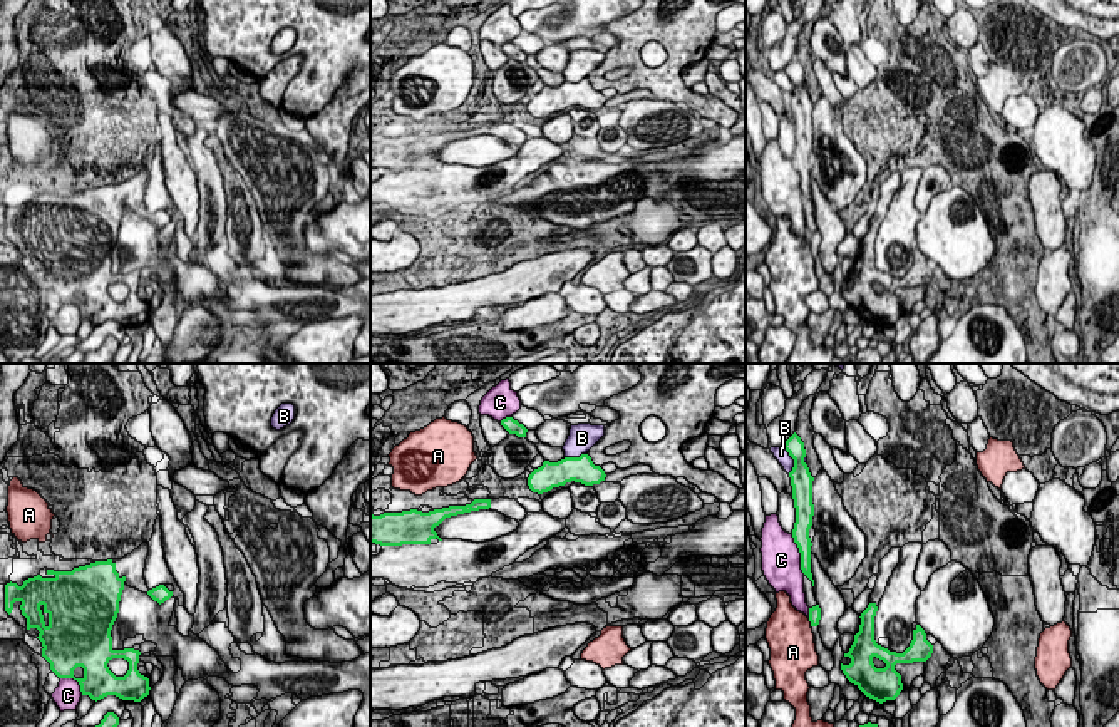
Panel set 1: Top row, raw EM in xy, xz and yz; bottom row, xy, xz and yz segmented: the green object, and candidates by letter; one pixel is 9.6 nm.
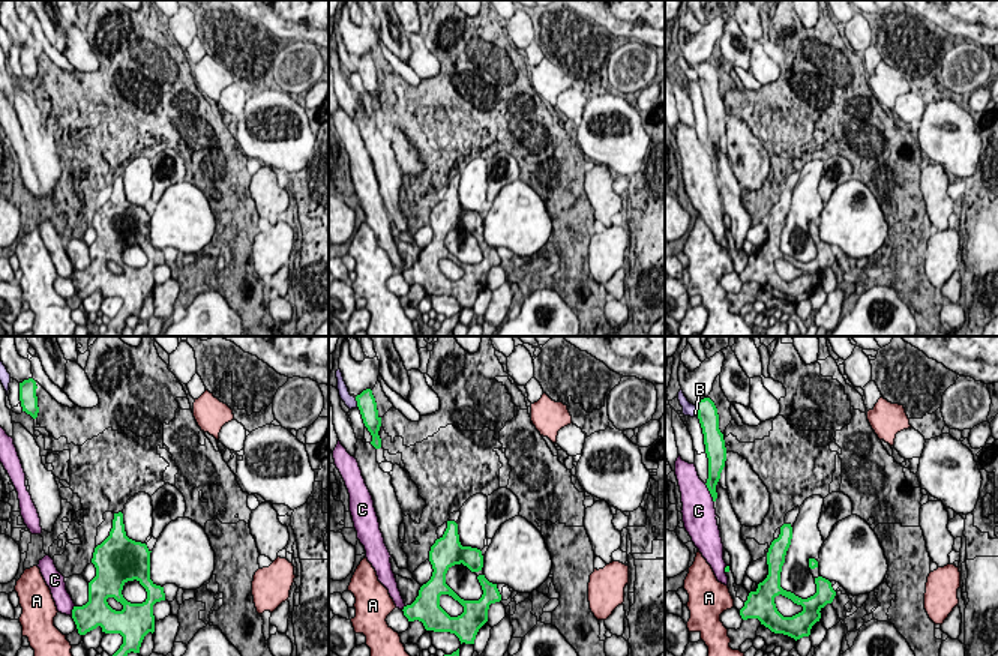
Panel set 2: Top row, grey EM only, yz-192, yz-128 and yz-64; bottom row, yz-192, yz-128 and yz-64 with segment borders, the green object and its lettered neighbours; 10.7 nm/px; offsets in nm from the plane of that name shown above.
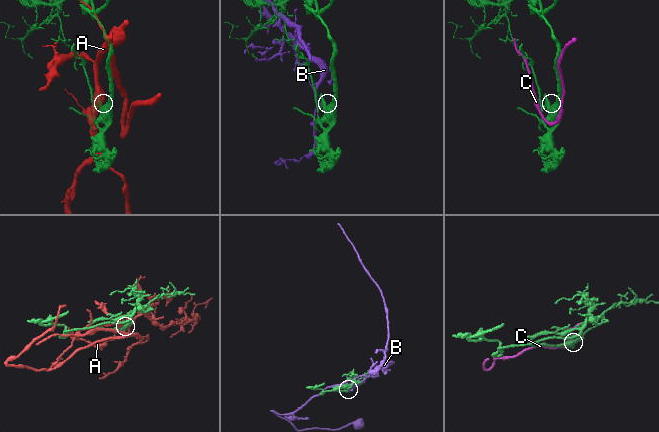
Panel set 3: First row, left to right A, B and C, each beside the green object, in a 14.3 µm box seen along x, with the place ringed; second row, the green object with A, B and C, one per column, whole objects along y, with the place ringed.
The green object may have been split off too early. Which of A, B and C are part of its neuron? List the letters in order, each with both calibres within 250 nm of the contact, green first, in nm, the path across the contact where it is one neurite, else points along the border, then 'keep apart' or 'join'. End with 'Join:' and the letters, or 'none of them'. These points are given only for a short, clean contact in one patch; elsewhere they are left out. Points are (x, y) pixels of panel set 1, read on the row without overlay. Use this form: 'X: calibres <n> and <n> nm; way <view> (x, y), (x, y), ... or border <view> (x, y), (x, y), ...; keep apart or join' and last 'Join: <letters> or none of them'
A: calibres 130 and 440 nm; keep apart
B: calibres 220 and 140 nm; keep apart
C: calibres 160 and 380 nm; keep apart
Join: none of them

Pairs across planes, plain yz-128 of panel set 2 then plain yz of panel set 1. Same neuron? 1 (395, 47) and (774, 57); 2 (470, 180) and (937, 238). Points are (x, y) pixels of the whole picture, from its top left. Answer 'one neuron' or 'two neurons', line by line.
1: two neurons
2: two neurons

